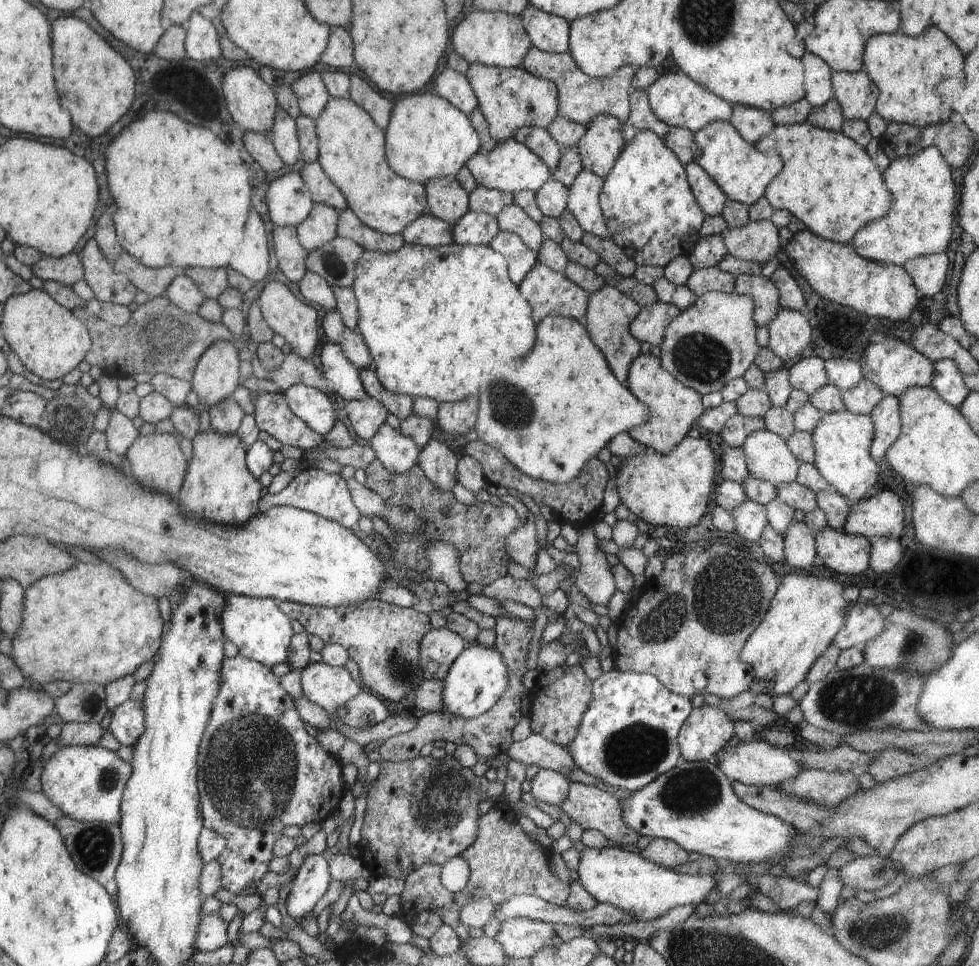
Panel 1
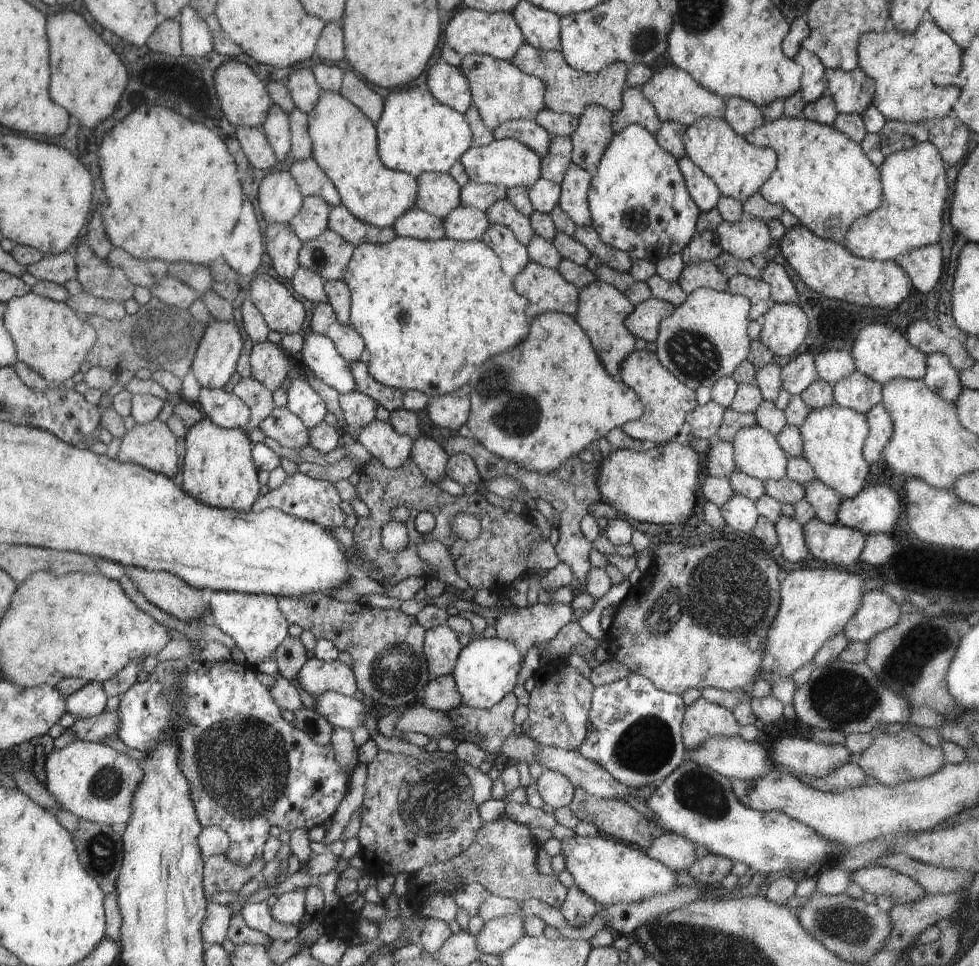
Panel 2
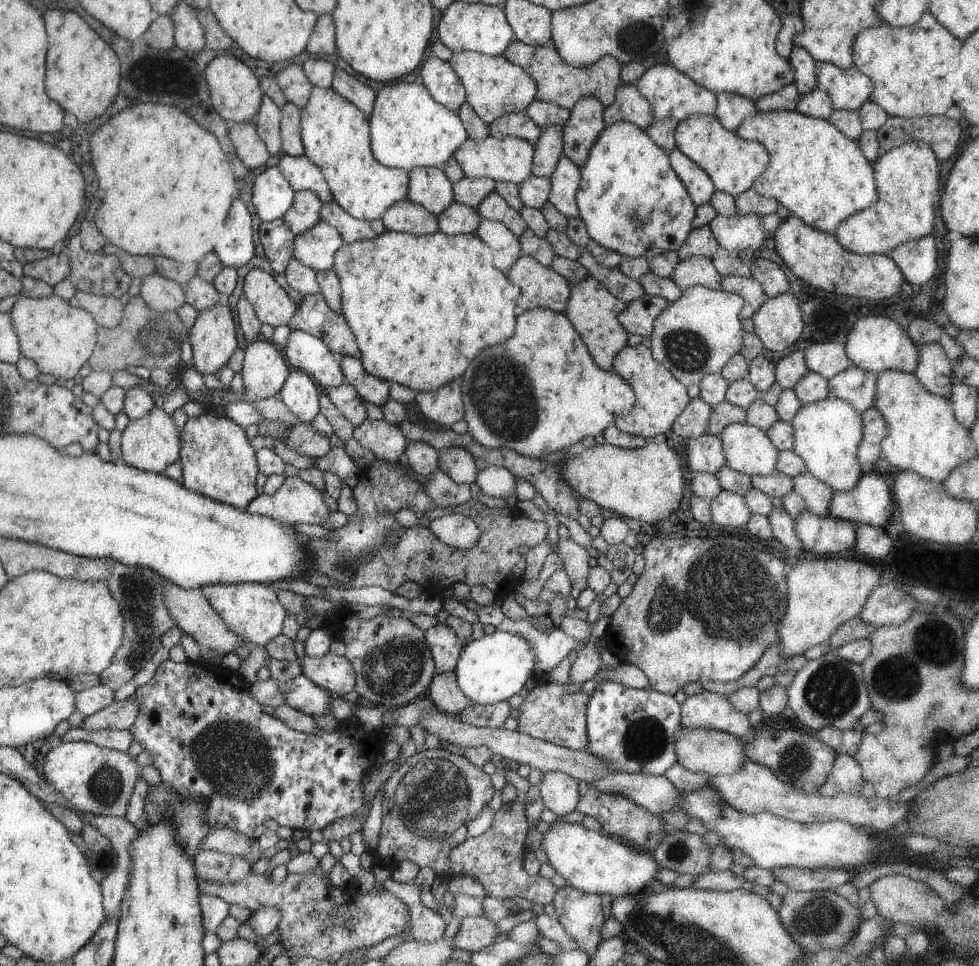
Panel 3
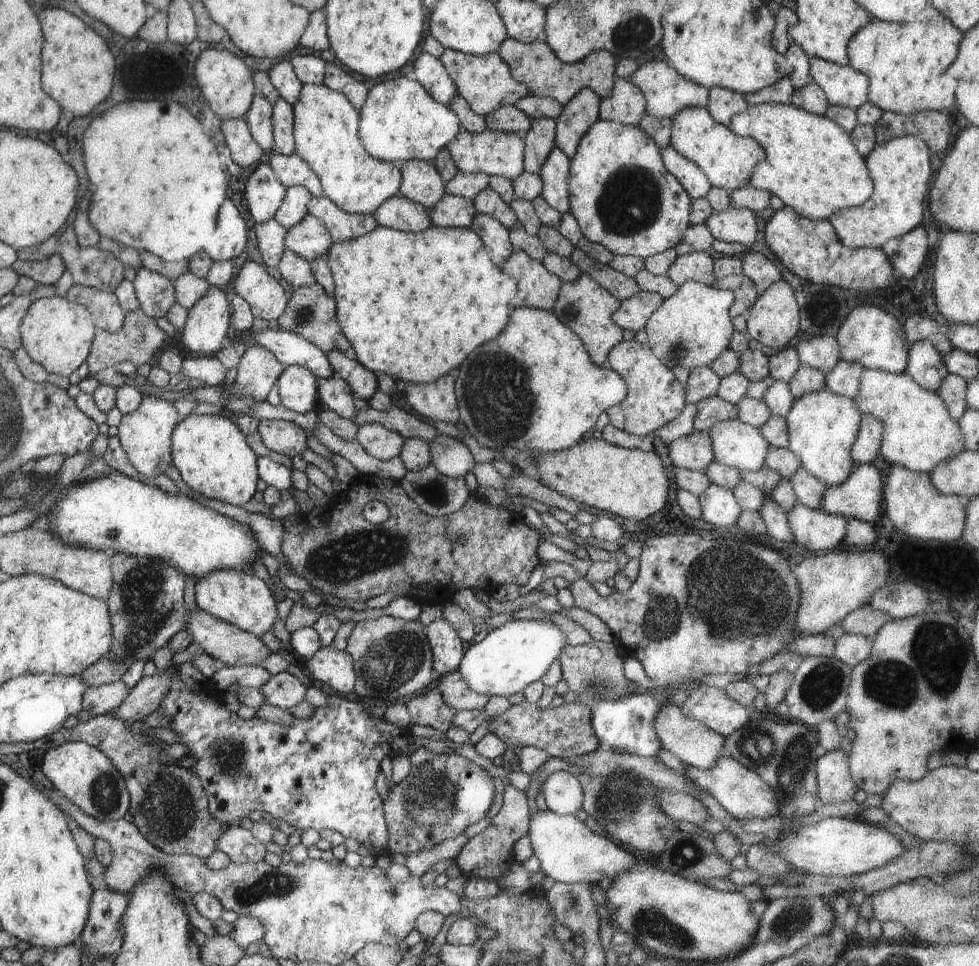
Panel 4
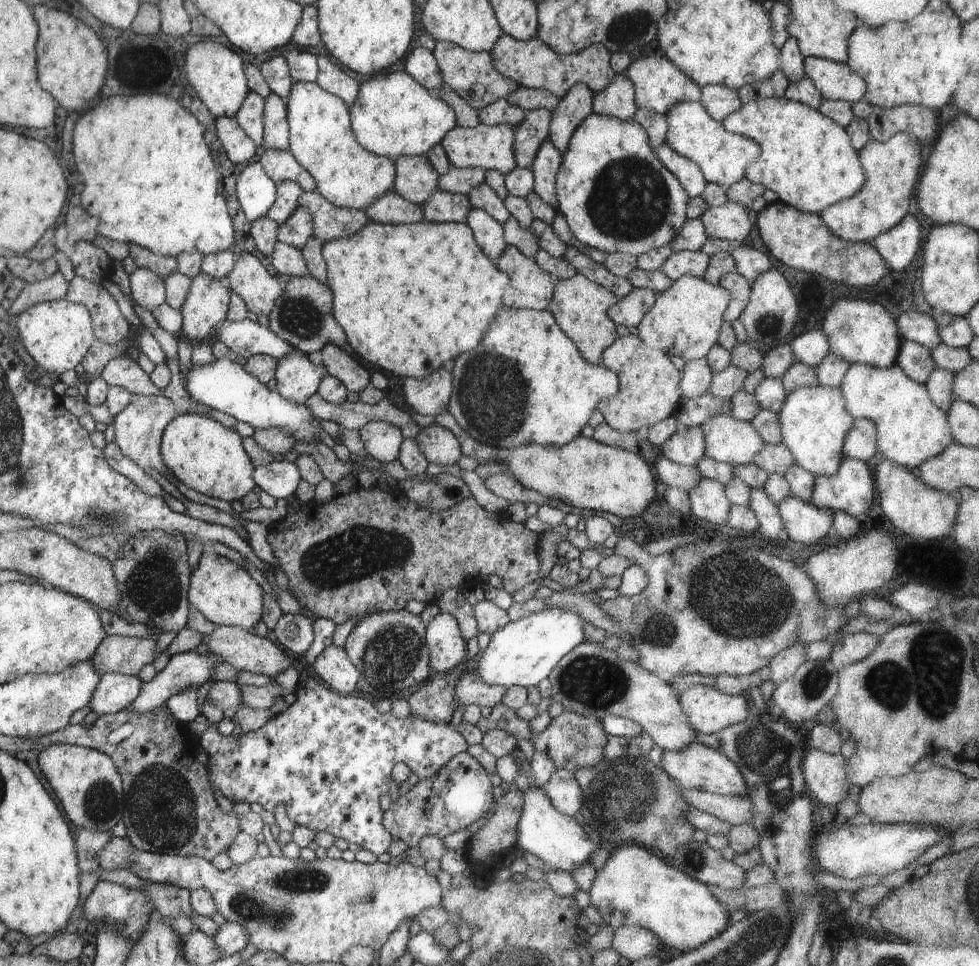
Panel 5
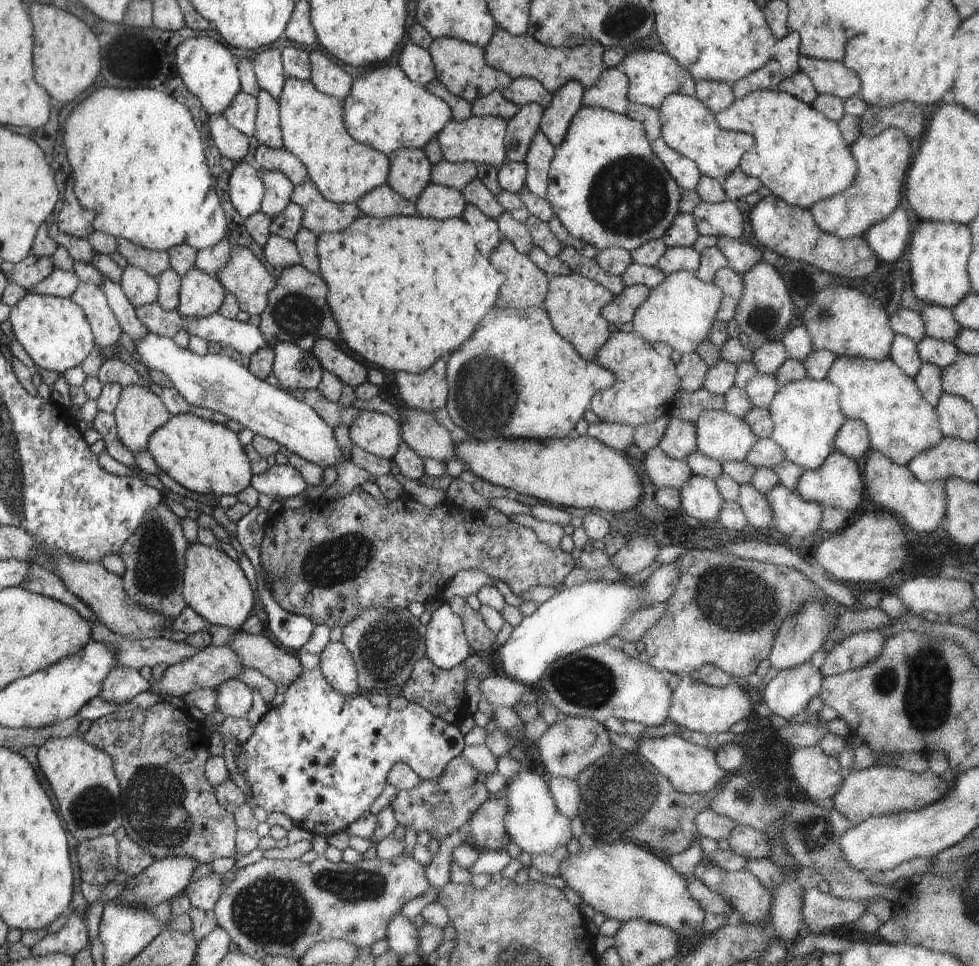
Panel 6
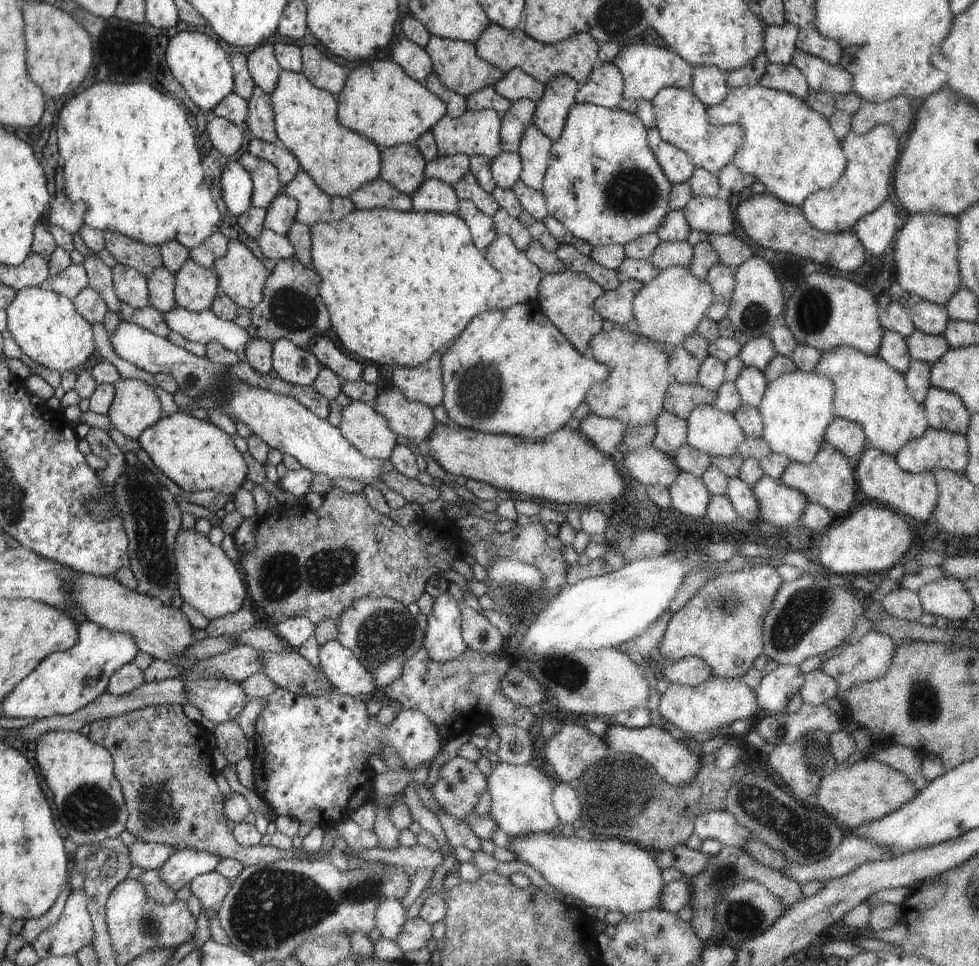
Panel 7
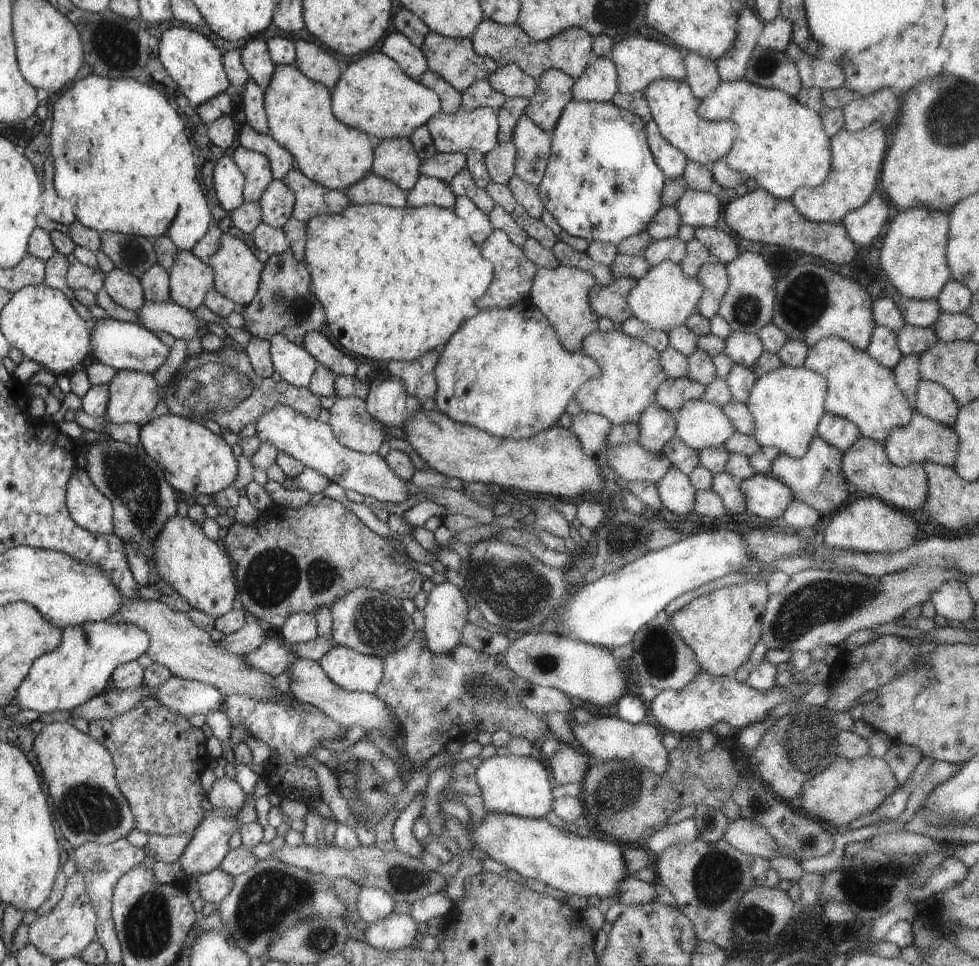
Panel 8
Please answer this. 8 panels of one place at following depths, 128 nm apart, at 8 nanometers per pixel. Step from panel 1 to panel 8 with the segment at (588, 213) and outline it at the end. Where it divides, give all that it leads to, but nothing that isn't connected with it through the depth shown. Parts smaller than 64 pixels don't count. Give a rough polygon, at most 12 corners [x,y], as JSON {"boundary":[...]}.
{"boundary":[[522,116],[512,136],[516,174],[538,187],[552,155],[551,132]]}

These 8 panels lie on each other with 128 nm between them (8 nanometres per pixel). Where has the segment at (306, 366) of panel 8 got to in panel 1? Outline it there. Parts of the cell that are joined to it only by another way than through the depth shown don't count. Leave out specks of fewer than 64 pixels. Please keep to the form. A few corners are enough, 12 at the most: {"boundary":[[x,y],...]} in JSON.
{"boundary":[[309,385],[282,394],[292,412],[324,436],[334,426],[332,400]]}

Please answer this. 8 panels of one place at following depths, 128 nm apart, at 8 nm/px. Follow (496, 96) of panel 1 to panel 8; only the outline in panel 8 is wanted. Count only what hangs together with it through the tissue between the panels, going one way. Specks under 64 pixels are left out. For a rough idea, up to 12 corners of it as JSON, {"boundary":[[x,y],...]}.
{"boundary":[[430,32],[421,50],[429,71],[460,93],[500,67],[469,38]]}

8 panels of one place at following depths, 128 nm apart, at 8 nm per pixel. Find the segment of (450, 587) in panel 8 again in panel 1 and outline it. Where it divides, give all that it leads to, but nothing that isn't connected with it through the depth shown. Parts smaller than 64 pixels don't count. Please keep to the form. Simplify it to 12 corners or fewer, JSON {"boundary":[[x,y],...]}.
{"boundary":[[448,627],[421,643],[424,680],[443,679],[466,642]]}

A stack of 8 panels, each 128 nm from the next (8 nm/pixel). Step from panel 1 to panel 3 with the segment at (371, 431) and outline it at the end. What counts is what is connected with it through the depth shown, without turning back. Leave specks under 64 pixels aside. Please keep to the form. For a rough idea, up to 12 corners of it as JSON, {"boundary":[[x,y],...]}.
{"boundary":[[352,385],[327,388],[327,398],[354,426],[367,418]]}

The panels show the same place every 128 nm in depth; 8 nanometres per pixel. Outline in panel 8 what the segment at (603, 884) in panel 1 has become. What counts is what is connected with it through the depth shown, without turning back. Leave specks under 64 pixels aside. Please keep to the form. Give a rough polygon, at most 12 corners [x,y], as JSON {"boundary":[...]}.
{"boundary":[[534,758],[478,766],[487,812],[546,819],[550,772]]}

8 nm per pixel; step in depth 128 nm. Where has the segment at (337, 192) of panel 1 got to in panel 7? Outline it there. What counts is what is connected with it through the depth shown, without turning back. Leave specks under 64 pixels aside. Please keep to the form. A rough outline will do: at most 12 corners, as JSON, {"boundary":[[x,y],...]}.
{"boundary":[[251,139],[248,153],[276,166],[284,185],[302,171],[277,143]]}

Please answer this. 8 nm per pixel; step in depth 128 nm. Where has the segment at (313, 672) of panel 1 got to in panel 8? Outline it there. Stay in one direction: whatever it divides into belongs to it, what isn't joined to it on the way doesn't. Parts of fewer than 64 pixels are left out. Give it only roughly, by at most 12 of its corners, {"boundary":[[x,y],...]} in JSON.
{"boundary":[[341,645],[319,664],[348,692],[377,692],[384,679],[380,656]]}

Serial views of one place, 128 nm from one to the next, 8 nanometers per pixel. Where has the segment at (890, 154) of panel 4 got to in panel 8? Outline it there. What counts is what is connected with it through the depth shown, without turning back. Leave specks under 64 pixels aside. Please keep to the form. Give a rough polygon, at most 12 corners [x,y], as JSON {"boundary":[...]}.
{"boundary":[[878,122],[832,138],[826,182],[791,200],[818,224],[870,202],[889,151]]}

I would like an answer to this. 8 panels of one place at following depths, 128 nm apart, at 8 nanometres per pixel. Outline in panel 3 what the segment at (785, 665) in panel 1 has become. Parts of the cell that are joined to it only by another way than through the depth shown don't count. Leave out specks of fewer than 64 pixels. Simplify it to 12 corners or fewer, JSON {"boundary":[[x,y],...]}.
{"boundary":[[796,560],[782,657],[859,616],[880,574],[866,562]]}

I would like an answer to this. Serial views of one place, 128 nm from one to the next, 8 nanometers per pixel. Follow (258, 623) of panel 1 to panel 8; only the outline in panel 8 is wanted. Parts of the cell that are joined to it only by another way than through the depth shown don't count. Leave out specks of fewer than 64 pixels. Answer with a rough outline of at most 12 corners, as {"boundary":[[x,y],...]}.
{"boundary":[[172,516],[156,574],[193,609],[232,610],[237,580],[198,522]]}

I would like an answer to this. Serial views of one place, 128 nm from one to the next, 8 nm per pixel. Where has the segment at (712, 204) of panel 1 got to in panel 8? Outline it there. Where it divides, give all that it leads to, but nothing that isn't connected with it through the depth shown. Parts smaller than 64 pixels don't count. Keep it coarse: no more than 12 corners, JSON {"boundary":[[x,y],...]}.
{"boundary":[[652,120],[649,148],[668,180],[683,177],[689,158],[662,137]]}

